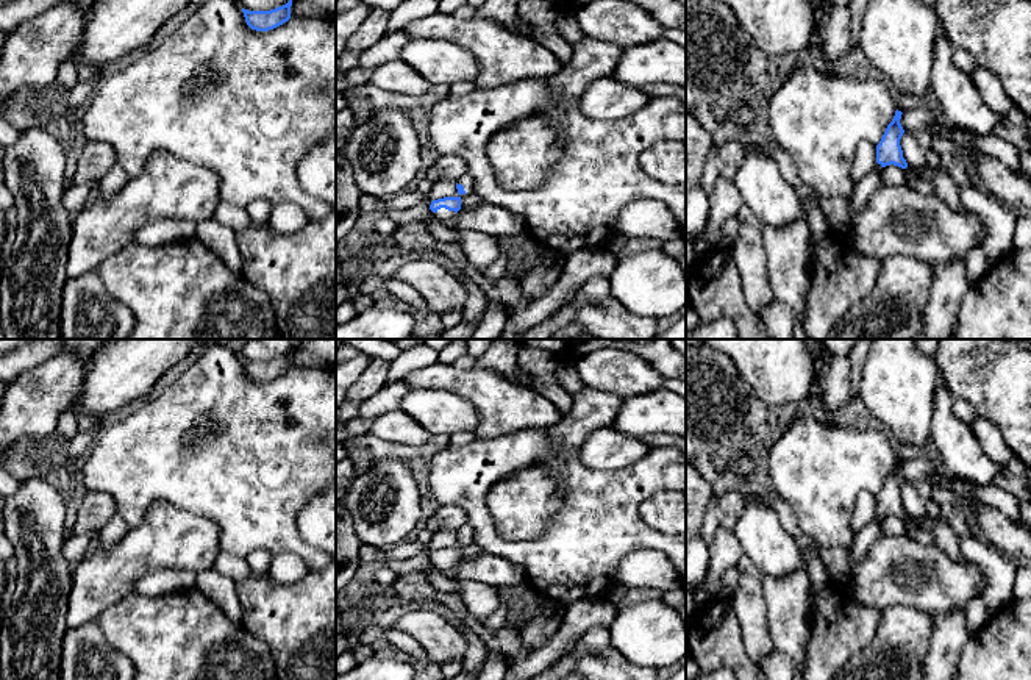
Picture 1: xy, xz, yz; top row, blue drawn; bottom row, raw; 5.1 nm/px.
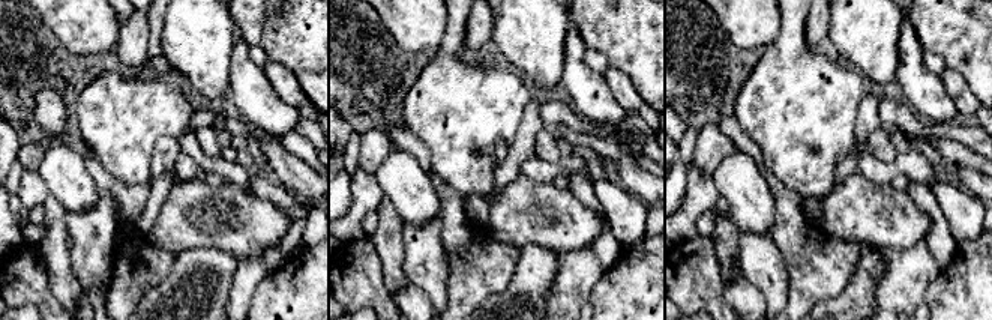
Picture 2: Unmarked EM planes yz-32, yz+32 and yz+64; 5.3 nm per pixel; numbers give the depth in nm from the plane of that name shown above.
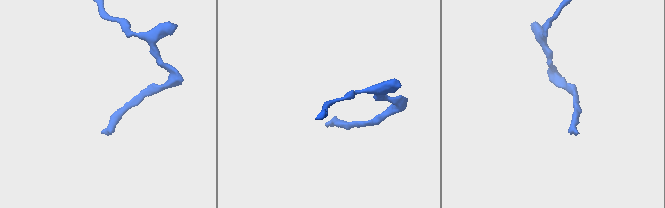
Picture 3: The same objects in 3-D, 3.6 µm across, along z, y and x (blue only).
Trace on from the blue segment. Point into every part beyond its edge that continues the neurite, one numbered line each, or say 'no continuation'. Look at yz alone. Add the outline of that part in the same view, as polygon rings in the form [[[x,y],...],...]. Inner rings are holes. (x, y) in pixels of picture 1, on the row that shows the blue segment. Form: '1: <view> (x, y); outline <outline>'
1: yz (867, 185); outline [[[875,164],[875,167],[864,175],[854,186],[854,192],[850,199],[850,227],[840,233],[836,233],[836,238],[842,242],[850,242],[851,230],[856,217],[861,214],[864,206],[867,205],[872,194],[881,186],[881,164]]]

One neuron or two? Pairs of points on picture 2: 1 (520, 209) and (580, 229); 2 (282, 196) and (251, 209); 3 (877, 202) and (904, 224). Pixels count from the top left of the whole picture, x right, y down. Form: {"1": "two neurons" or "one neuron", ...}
{"1": "one neuron", "2": "two neurons", "3": "one neuron"}

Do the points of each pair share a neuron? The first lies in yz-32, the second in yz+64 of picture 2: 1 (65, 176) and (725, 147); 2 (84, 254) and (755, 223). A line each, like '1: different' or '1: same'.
1: different
2: different

